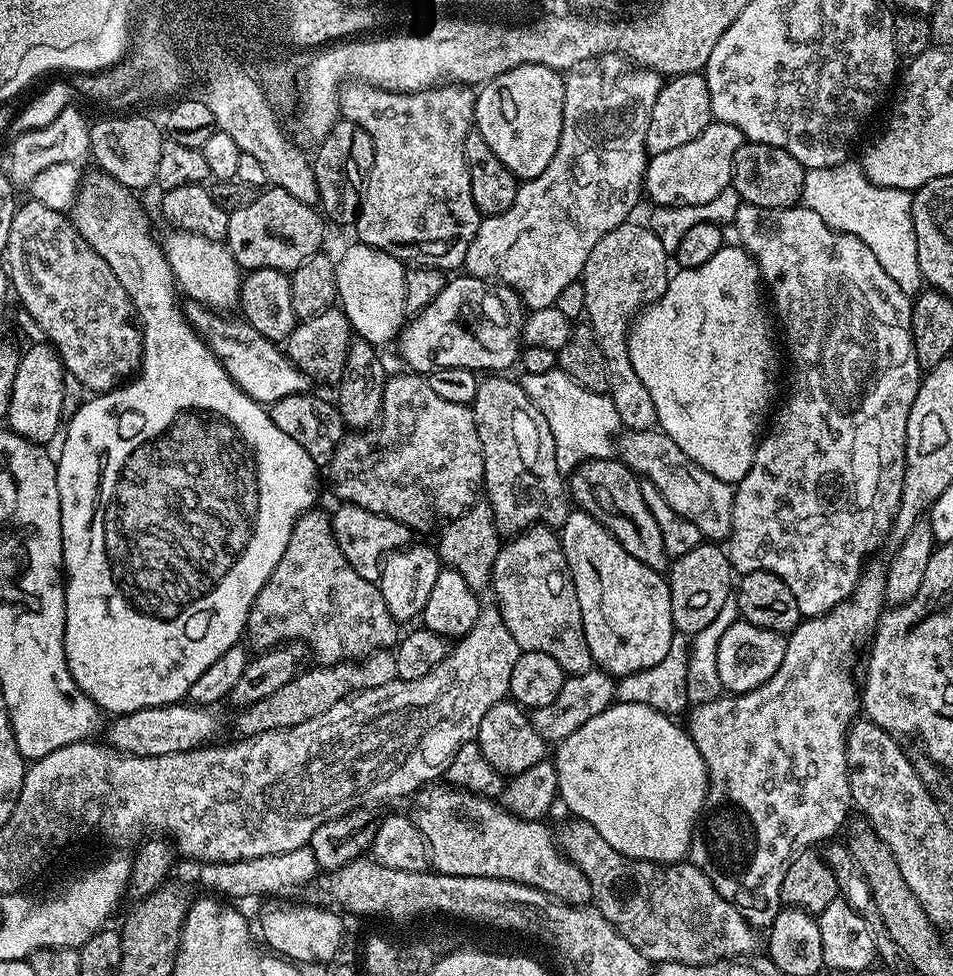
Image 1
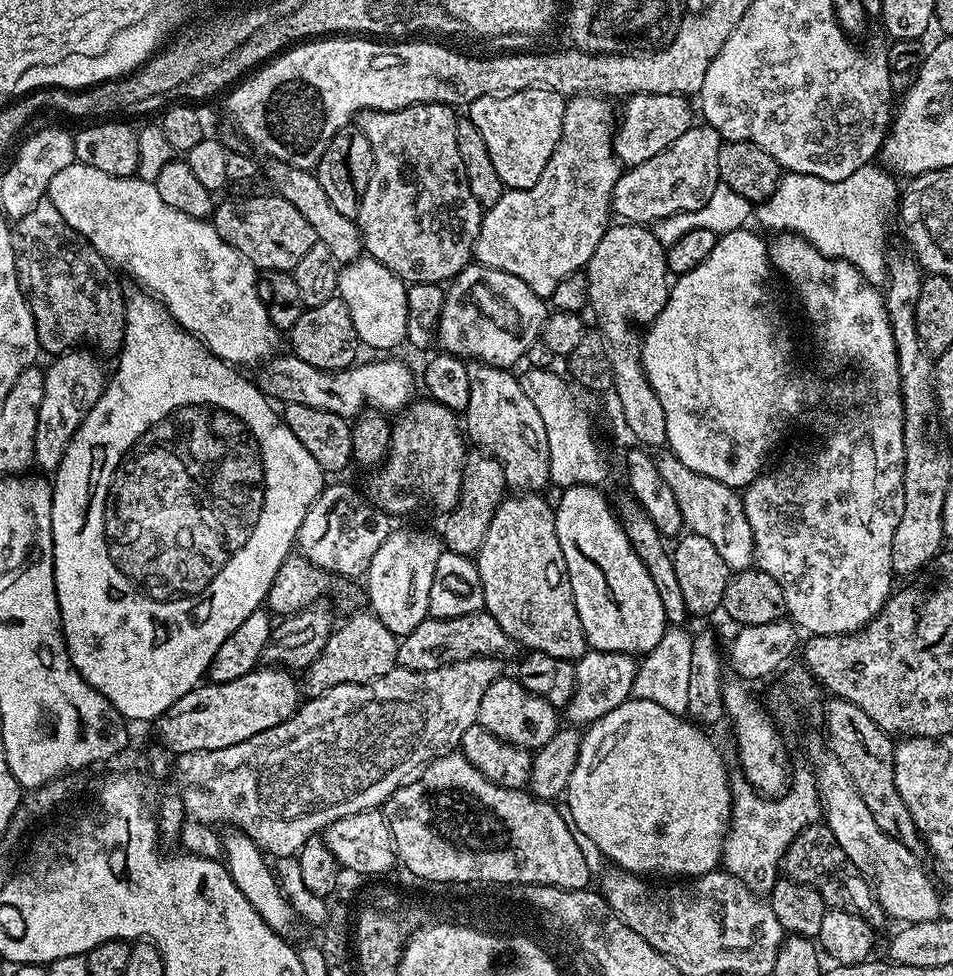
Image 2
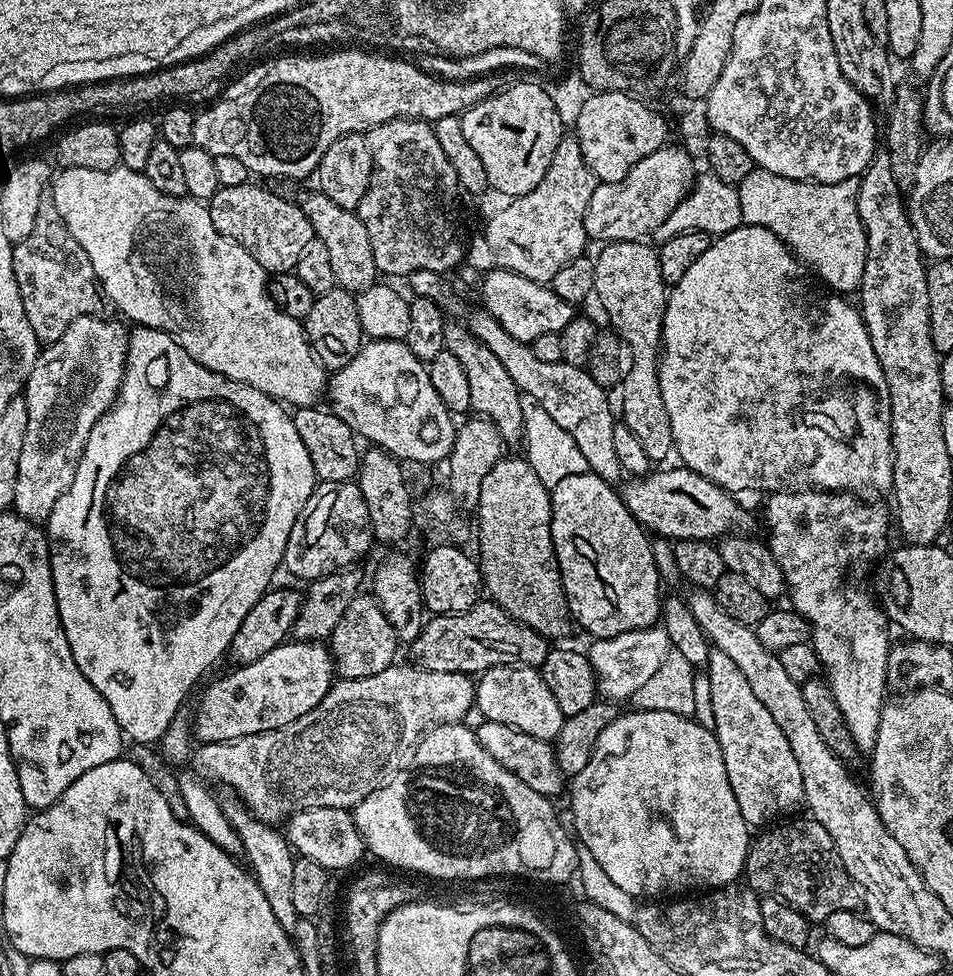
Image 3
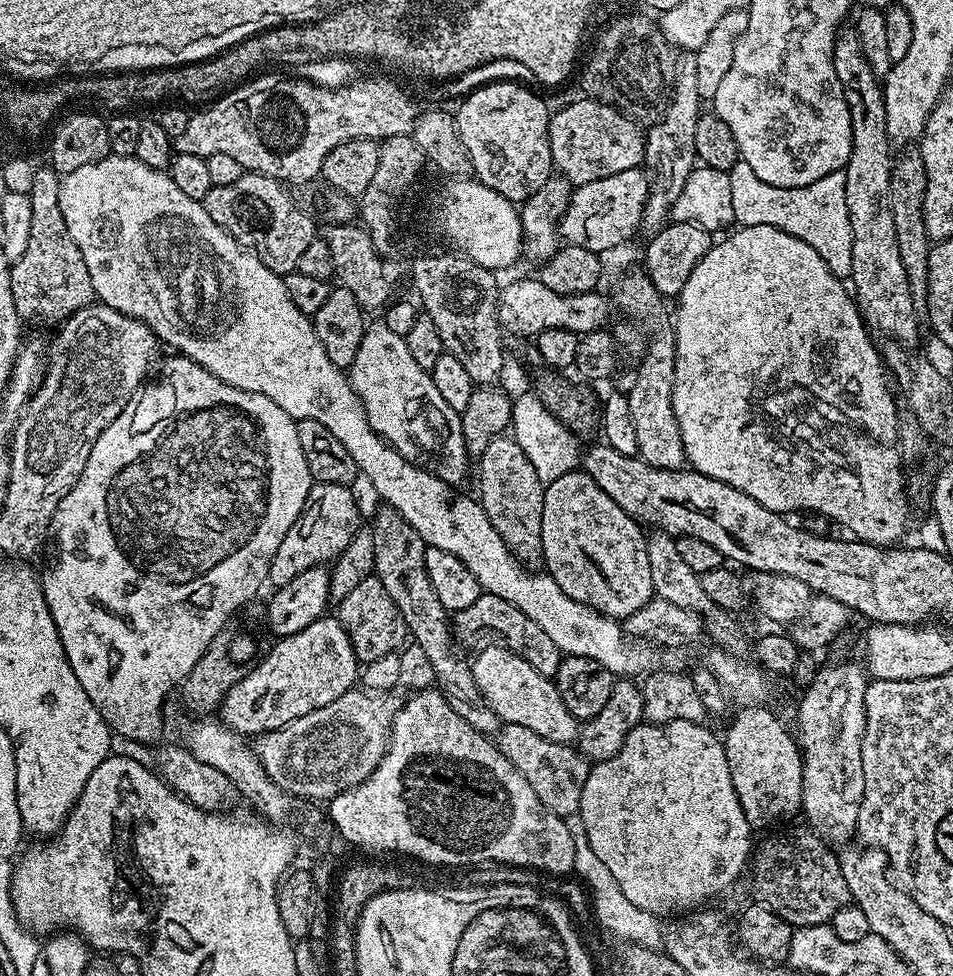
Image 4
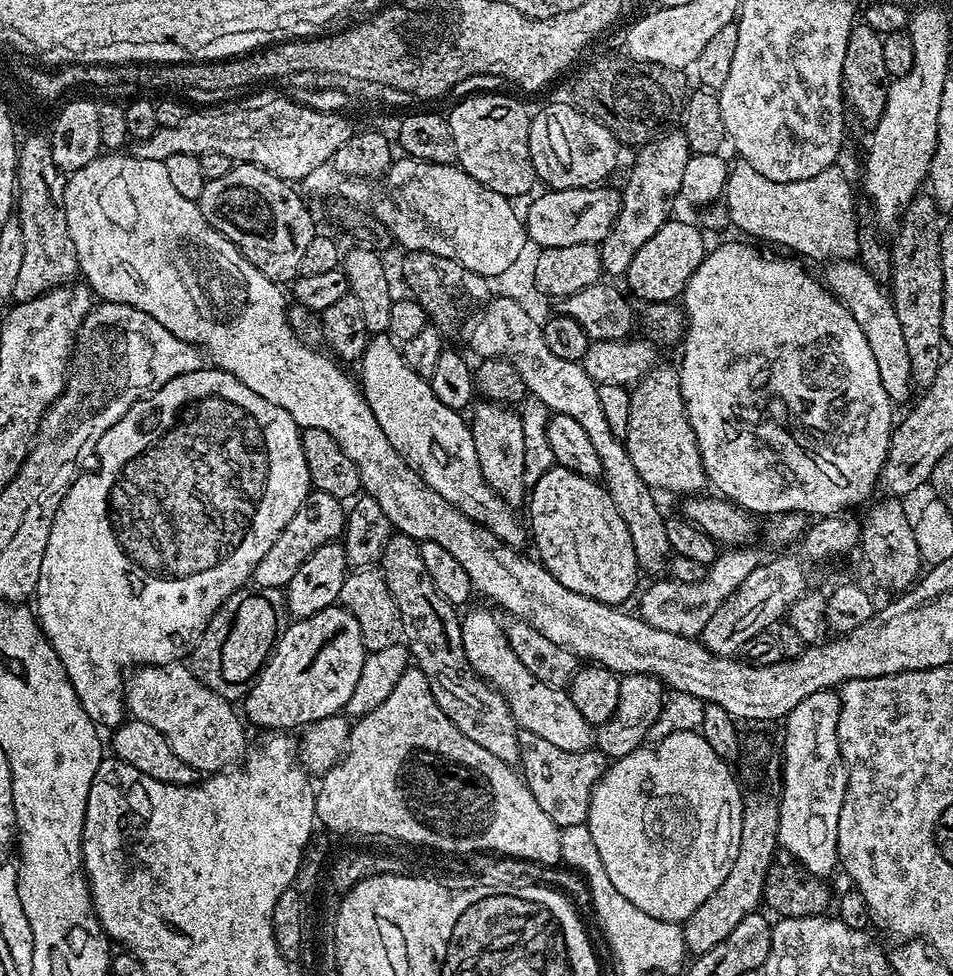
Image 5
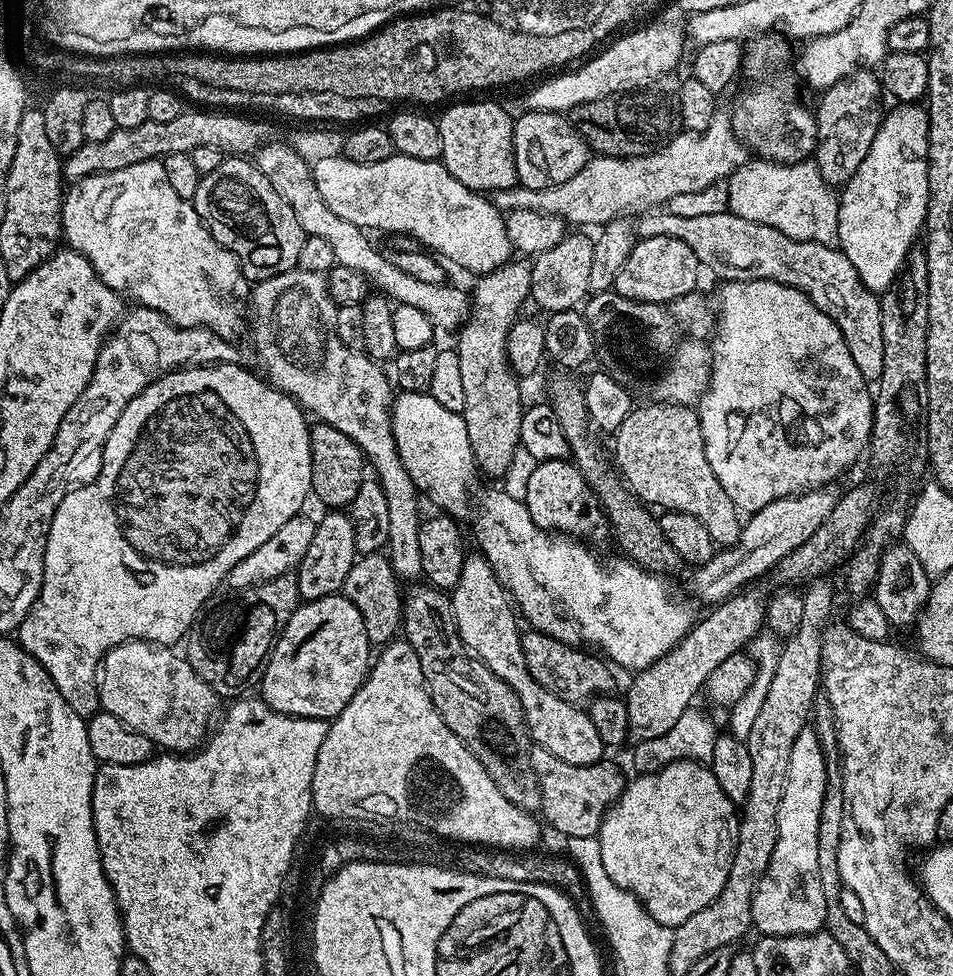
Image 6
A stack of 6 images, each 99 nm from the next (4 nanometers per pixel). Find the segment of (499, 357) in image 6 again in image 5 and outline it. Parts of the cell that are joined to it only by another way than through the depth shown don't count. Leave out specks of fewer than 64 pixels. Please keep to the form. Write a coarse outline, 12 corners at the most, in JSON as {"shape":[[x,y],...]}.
{"shape":[[495,402],[470,416],[482,478],[523,505],[519,411]]}

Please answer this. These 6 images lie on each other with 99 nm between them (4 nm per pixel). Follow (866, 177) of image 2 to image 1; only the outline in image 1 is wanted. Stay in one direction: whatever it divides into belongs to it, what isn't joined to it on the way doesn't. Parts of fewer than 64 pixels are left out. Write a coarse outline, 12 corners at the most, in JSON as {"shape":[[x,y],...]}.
{"shape":[[859,163],[807,169],[802,204],[922,291],[912,197]]}

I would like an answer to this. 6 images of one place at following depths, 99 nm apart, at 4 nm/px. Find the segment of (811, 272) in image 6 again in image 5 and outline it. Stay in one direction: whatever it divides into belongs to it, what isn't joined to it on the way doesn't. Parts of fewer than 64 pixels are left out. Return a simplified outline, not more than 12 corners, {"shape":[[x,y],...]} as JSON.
{"shape":[[833,260],[822,275],[854,314],[900,402],[913,387],[906,338],[891,295],[856,260]]}

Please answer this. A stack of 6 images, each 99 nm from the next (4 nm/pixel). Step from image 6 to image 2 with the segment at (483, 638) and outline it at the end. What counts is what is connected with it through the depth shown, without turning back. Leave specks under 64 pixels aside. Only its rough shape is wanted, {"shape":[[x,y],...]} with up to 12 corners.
{"shape":[[508,674],[490,682],[478,722],[529,750],[546,746],[558,709]]}

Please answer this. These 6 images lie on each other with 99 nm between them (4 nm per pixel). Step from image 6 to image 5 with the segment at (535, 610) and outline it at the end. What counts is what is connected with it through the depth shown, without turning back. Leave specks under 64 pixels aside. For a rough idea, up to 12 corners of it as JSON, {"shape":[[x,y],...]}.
{"shape":[[387,335],[359,387],[426,486],[520,546],[517,509],[482,478],[469,421]]}

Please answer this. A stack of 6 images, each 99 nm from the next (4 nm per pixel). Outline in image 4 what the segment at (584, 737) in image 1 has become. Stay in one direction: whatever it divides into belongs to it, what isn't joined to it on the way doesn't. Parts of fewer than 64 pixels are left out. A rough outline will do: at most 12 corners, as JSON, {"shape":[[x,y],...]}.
{"shape":[[641,722],[578,815],[657,918],[730,887],[754,848],[724,741]]}

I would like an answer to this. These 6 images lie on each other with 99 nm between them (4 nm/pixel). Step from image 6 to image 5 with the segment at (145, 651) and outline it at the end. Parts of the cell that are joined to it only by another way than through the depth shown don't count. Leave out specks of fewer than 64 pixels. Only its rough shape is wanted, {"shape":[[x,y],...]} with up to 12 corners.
{"shape":[[187,663],[137,667],[125,709],[197,773],[243,761],[235,707]]}

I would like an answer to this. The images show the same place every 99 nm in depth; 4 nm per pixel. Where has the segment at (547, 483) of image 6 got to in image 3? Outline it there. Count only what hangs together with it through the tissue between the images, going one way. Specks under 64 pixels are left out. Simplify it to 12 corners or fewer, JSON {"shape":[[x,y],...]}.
{"shape":[[592,471],[551,488],[571,619],[597,640],[662,616],[649,533]]}

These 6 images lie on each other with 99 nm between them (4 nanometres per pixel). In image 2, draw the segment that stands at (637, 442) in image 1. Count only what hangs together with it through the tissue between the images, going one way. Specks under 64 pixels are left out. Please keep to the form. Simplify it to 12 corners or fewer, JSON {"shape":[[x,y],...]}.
{"shape":[[671,454],[656,465],[687,531],[730,570],[753,567],[741,493]]}

